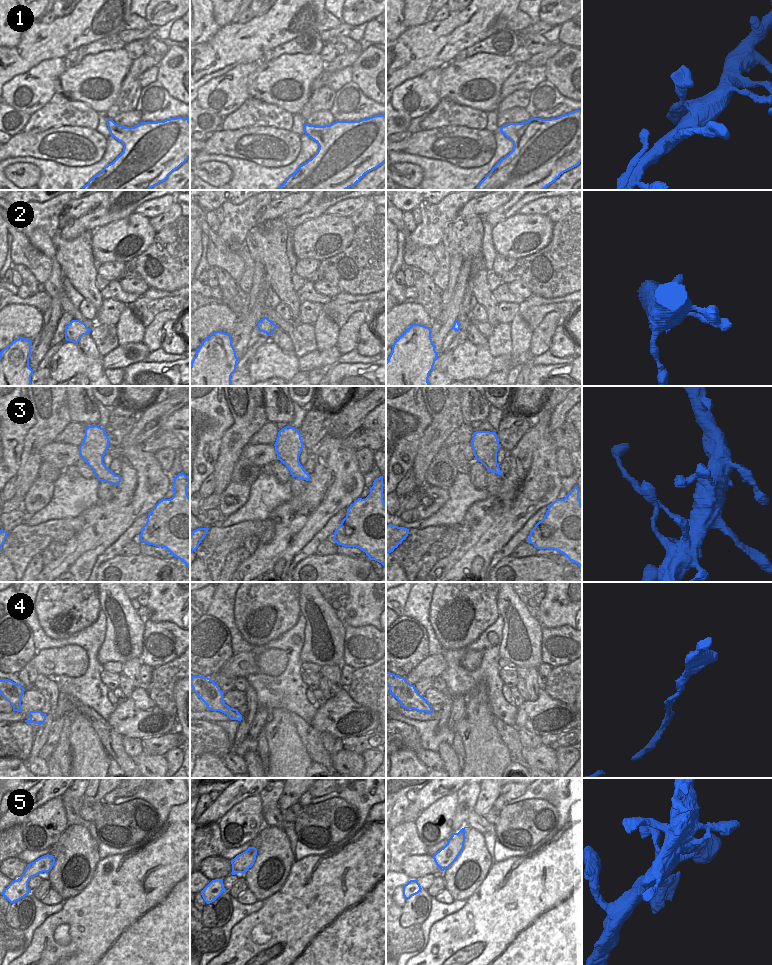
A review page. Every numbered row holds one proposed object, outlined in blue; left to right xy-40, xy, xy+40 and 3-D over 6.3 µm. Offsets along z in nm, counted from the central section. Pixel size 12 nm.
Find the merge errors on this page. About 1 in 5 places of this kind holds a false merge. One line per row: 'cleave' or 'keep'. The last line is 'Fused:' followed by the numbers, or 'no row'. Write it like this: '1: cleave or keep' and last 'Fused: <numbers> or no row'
1: keep
2: keep
3: keep
4: keep
5: keep
Fused: no row

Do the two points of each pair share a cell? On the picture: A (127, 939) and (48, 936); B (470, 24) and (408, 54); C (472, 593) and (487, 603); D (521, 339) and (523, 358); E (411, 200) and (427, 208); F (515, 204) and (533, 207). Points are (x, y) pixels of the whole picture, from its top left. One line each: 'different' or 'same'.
A: same
B: same
C: same
D: different
E: different
F: different

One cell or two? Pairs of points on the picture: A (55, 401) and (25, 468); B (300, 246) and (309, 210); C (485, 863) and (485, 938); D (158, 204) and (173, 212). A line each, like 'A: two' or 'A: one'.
A: one
B: two
C: two
D: two

